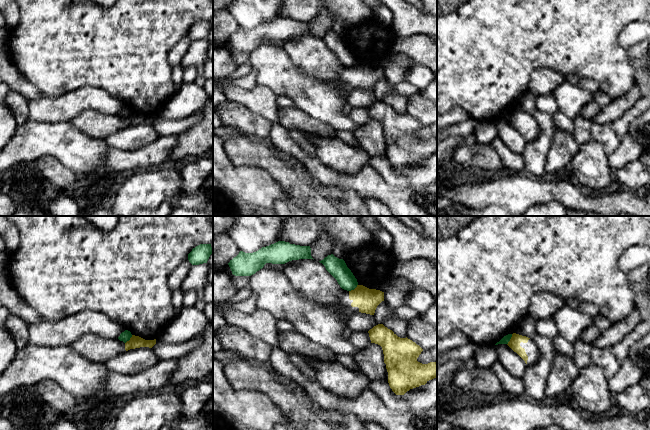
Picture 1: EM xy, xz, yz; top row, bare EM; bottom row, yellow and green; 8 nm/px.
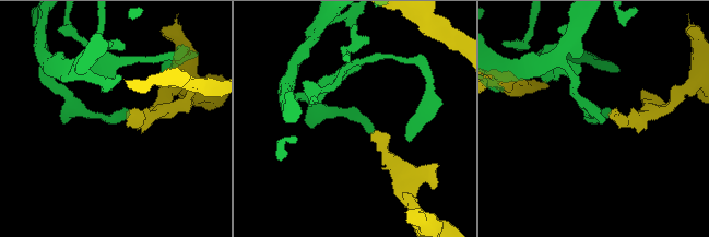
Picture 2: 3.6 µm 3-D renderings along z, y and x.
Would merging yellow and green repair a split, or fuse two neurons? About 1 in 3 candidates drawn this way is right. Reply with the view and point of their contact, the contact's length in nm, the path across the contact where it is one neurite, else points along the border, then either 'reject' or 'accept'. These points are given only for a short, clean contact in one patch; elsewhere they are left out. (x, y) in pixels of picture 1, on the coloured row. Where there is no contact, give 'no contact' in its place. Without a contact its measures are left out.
meets yellow in yz at (510, 339); contact 100 nm long; border along yz (512, 334), (507, 344); reject

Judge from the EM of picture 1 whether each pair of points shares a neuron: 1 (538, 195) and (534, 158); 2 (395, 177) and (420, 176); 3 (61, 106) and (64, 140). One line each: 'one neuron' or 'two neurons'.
1: two neurons
2: one neuron
3: two neurons

